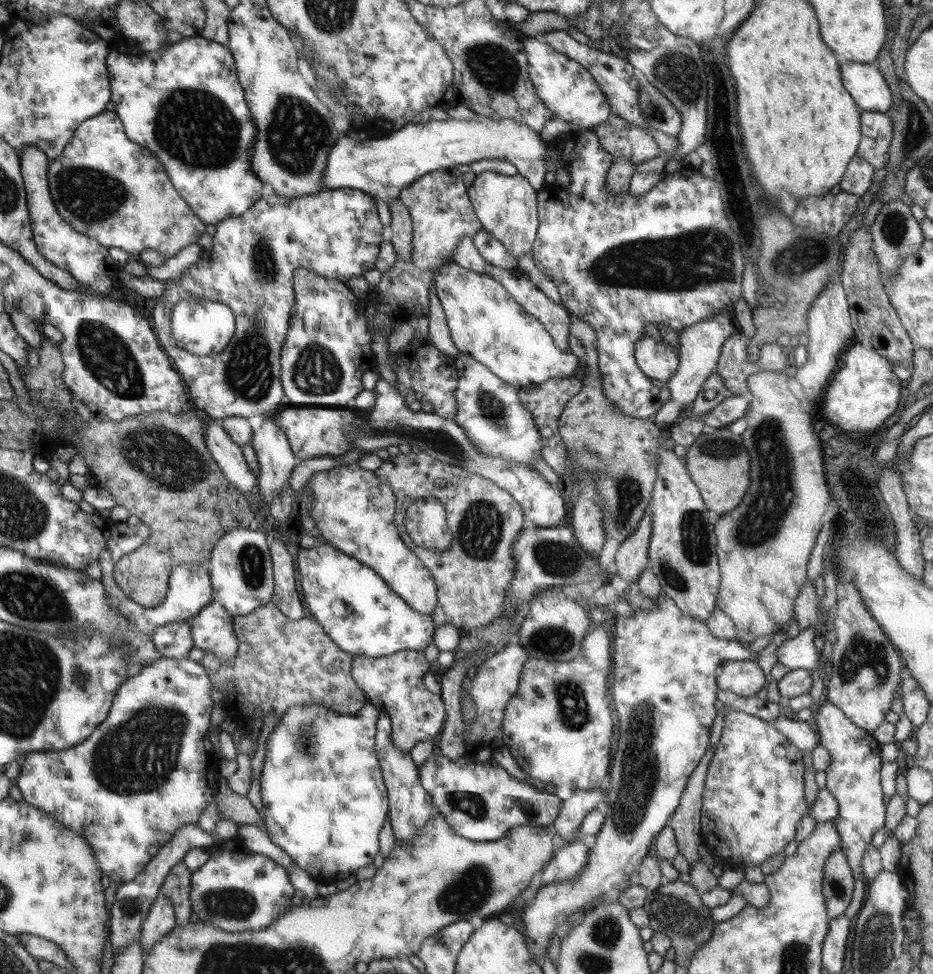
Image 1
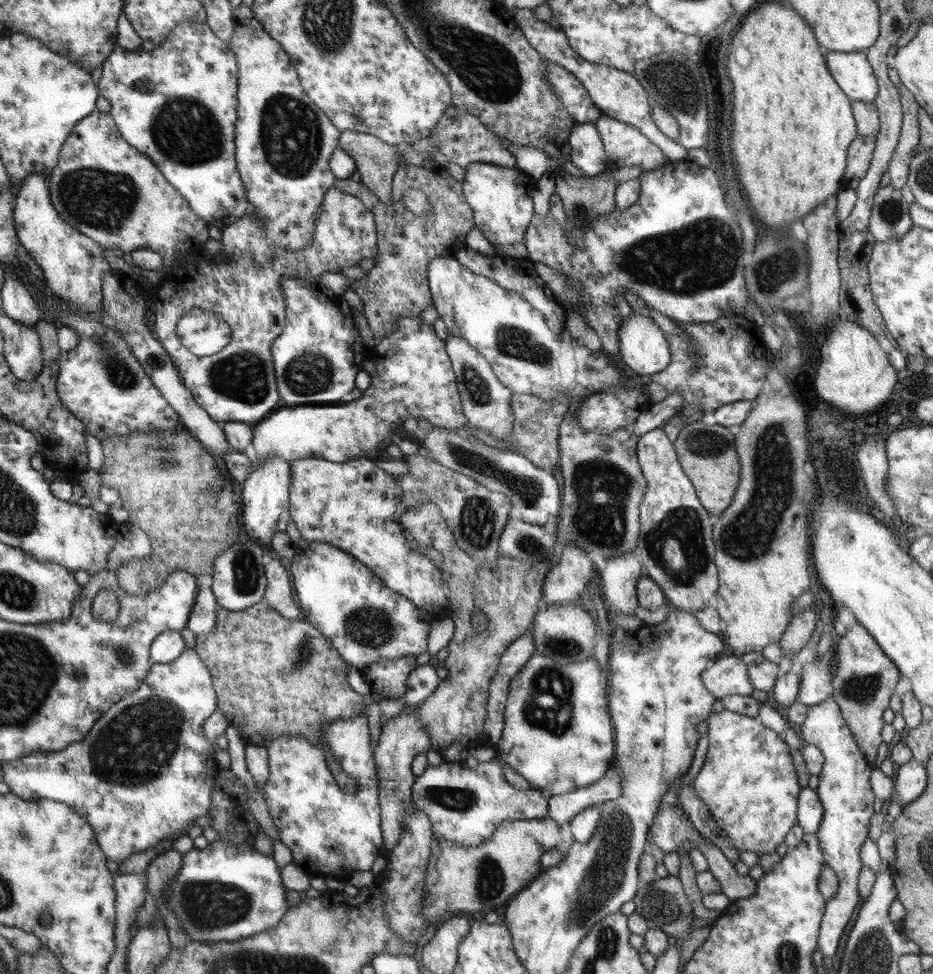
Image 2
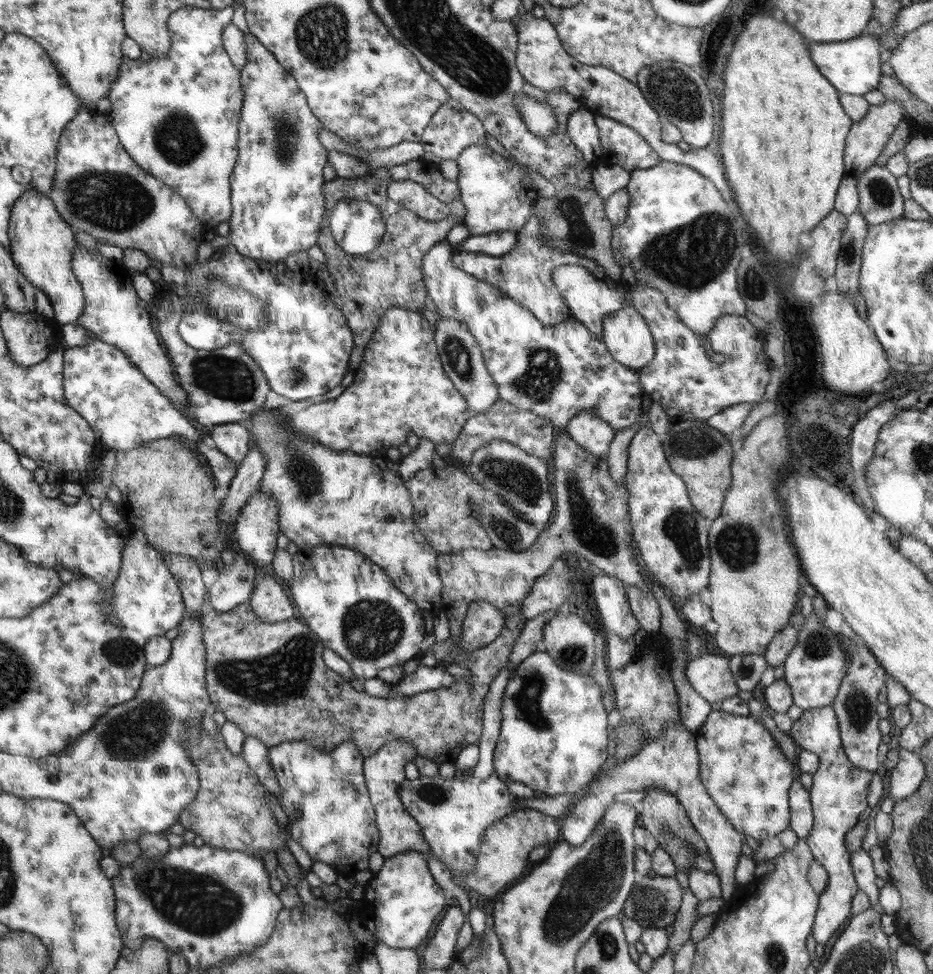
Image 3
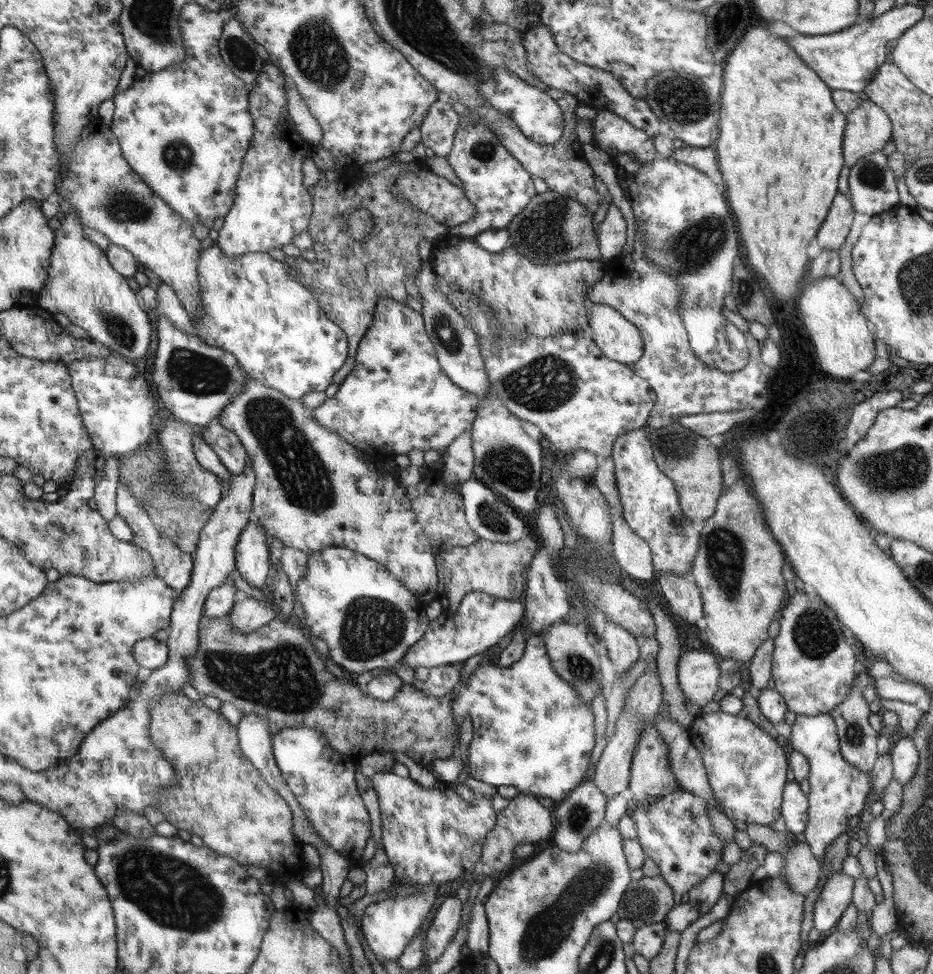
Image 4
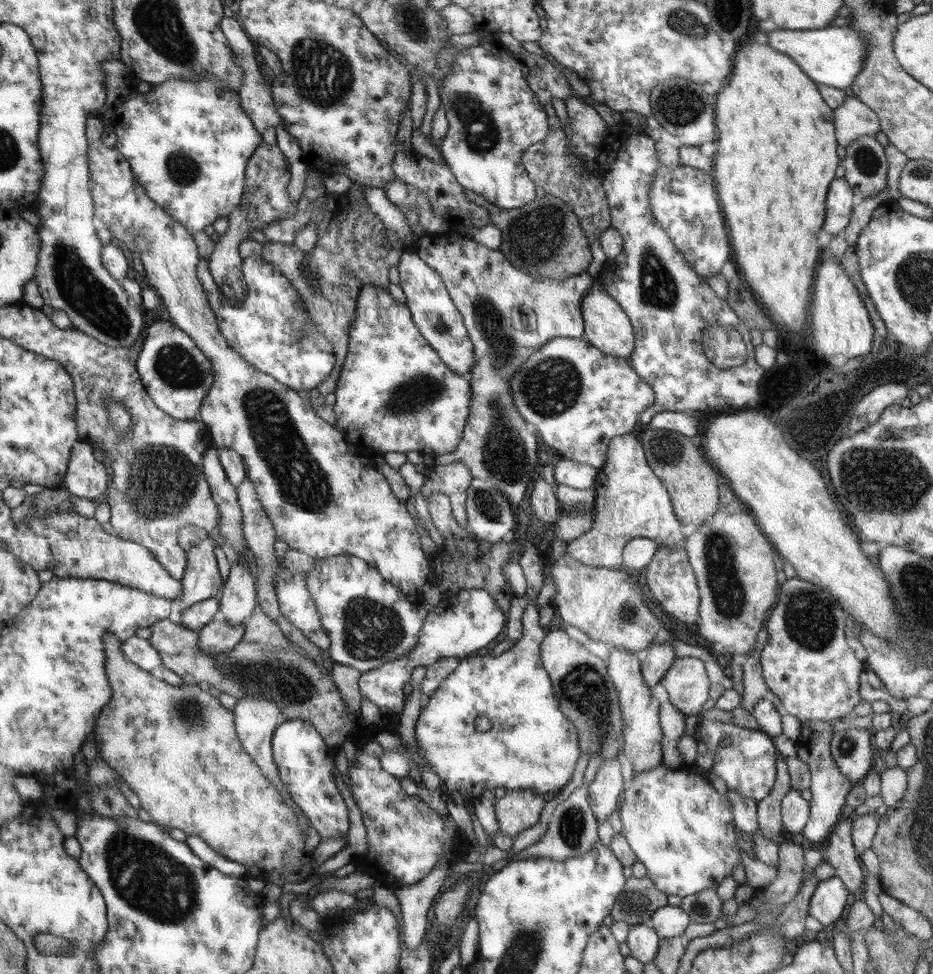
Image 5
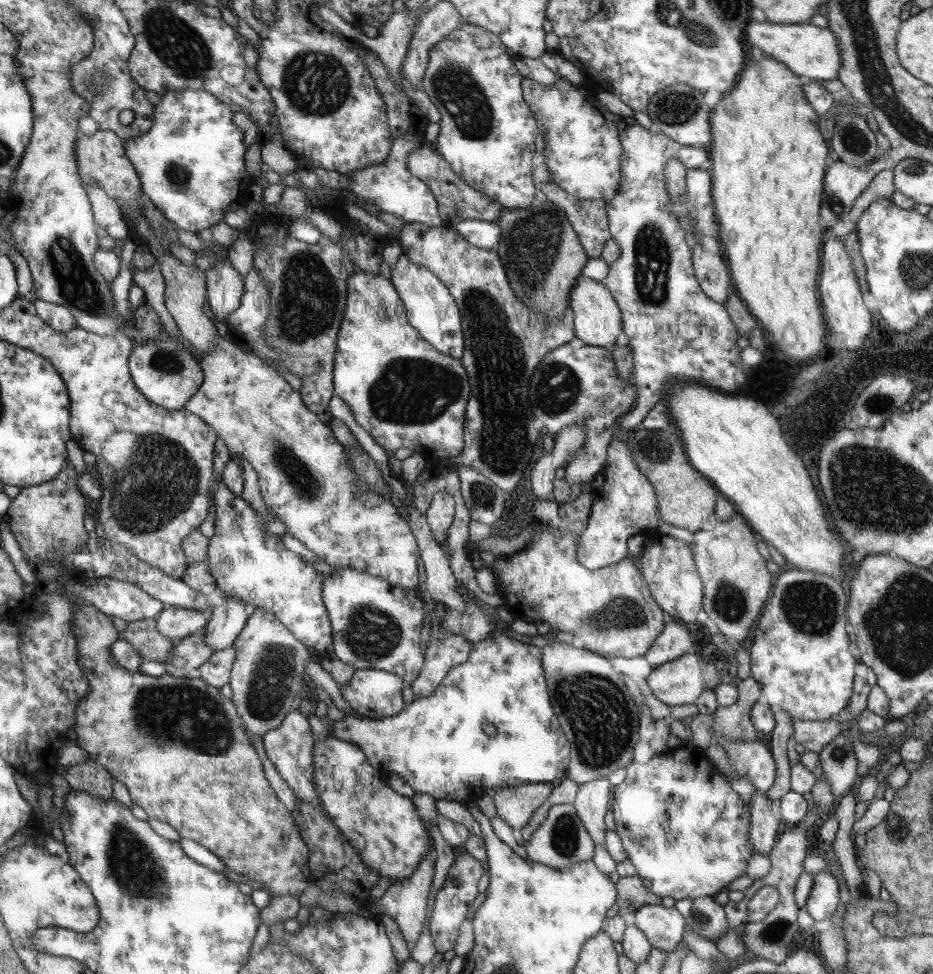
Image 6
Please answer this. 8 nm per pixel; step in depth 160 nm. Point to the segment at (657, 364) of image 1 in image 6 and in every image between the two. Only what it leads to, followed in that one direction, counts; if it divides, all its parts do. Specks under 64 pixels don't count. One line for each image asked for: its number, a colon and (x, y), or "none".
2: (643, 346)
3: (625, 333)
4: (618, 339)
5: (607, 327)
6: (598, 322)

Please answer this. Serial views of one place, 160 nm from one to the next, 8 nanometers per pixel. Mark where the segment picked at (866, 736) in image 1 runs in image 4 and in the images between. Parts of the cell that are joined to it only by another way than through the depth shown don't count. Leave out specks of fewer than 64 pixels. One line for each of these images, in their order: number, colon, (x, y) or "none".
2: (844, 790)
3: (838, 795)
4: (838, 790)

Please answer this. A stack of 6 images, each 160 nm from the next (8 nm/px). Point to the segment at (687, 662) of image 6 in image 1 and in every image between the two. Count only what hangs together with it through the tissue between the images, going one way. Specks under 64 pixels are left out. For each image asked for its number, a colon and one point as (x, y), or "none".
1: (745, 678)
2: (728, 676)
3: (709, 674)
4: (698, 672)
5: (686, 682)

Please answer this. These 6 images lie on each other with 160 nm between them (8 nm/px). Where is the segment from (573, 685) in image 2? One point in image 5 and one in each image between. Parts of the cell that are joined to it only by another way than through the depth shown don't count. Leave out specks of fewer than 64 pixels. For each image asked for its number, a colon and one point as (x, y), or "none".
3: (553, 738)
4: (531, 732)
5: (531, 745)

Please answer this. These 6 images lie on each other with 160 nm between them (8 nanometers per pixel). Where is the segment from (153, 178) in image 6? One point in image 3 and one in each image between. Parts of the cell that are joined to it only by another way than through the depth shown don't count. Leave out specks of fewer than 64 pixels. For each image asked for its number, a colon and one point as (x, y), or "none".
3: (178, 116)
4: (185, 130)
5: (188, 142)

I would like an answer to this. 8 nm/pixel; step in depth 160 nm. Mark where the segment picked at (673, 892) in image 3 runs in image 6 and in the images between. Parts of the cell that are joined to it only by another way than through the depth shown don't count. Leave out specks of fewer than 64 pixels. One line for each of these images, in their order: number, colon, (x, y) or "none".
4: (647, 900)
5: (639, 898)
6: (631, 893)

